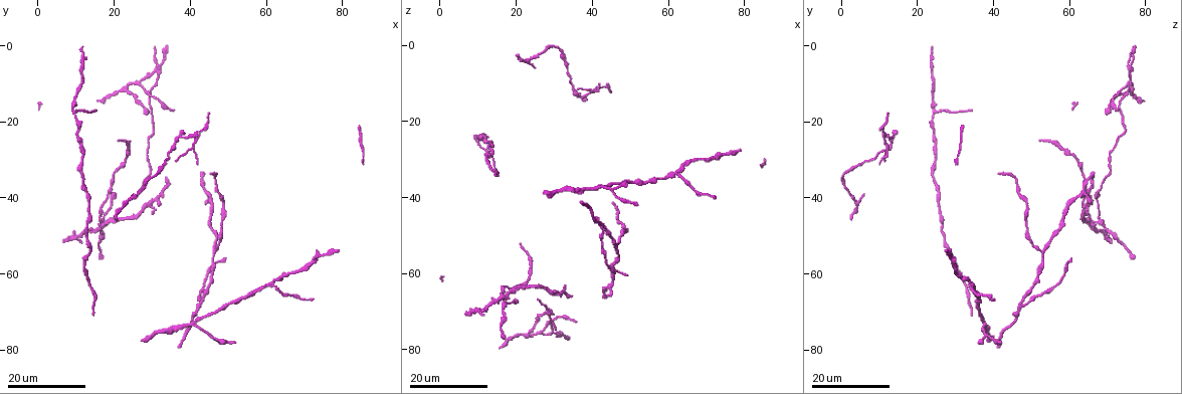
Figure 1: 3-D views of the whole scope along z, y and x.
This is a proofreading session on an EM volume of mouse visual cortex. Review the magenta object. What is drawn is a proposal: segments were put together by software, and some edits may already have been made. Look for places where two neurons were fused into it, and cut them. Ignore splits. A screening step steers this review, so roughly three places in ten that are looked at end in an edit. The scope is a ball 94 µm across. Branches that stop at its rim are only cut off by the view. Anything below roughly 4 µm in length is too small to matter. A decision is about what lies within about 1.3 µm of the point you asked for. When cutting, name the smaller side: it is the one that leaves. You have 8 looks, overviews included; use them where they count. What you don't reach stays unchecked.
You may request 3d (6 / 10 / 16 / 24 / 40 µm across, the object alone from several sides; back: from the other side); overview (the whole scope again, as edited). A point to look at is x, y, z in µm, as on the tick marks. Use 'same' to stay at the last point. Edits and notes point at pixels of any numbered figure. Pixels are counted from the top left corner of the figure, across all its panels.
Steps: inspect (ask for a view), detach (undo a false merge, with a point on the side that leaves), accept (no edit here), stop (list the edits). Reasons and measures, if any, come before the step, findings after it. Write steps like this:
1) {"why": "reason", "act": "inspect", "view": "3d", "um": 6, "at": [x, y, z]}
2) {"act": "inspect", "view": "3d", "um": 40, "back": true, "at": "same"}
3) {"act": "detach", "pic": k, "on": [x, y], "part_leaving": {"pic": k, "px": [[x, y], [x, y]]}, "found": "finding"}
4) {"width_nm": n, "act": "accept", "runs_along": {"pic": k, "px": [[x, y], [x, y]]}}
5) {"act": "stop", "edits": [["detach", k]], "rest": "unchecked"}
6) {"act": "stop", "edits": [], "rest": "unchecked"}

{"act": "inspect", "view": "3d", "um": 24, "at": [42.0, 25.0, 11.0]}

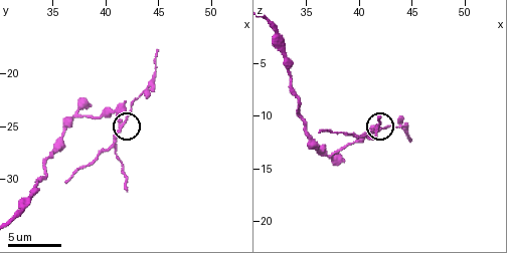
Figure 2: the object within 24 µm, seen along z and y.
{"act": "inspect", "view": "3d", "um": 10, "at": "same"}

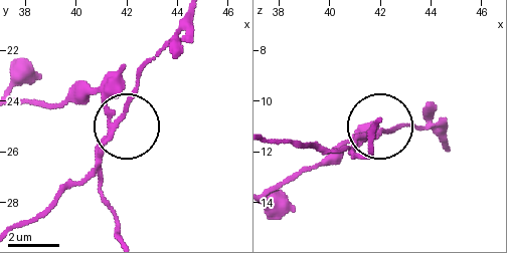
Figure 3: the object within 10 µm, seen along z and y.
{"act": "accept", "found": "continuous, no second neuron"}

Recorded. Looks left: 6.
{"why": "calibre changes", "act": "inspect", "view": "3d", "um": 6, "at": [37.4, 24.0, 13.6]}

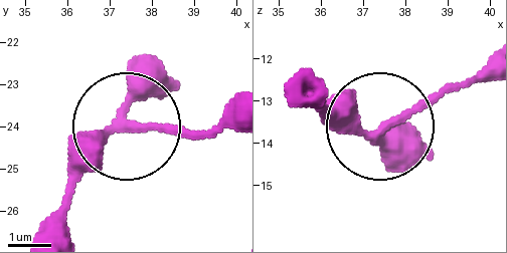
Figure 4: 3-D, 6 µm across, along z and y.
{"act": "accept", "runs_along": {"pic": 4, "px": [[49, 226], [81, 161], [115, 133], [233, 129]]}, "found": "all the same neuron"}

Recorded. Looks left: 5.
{"why": "three arms meet", "act": "inspect", "view": "3d", "um": 24, "at": [9.5, 17.0, 24.5]}

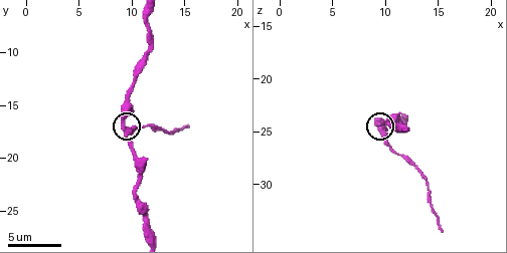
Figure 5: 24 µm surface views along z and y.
{"act": "inspect", "view": "3d", "um": 6, "at": [9.4, 17.4, 24.6]}

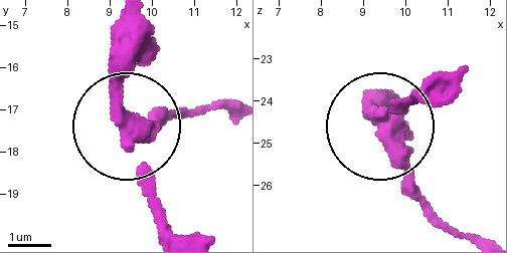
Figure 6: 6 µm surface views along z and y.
{"act": "detach", "pic": 6, "on": [154, 135], "part_leaving": {"pic": 6, "px": [[375, 123], [415, 195], [470, 235]]}, "found": "a second neuron is stuck on"}

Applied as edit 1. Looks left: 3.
{"act": "stop", "edits": [["detach", 6]], "rest": "unchecked"}

